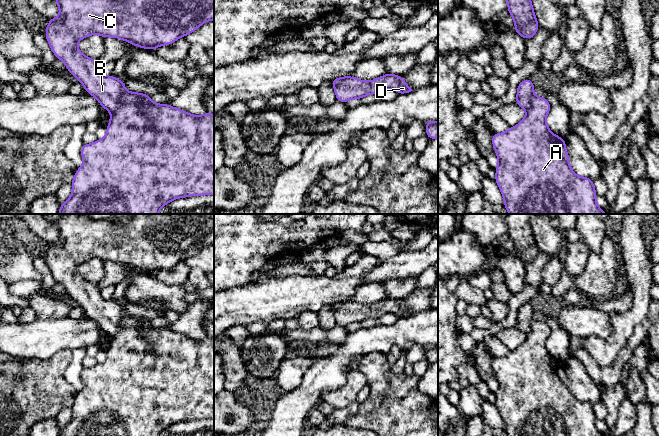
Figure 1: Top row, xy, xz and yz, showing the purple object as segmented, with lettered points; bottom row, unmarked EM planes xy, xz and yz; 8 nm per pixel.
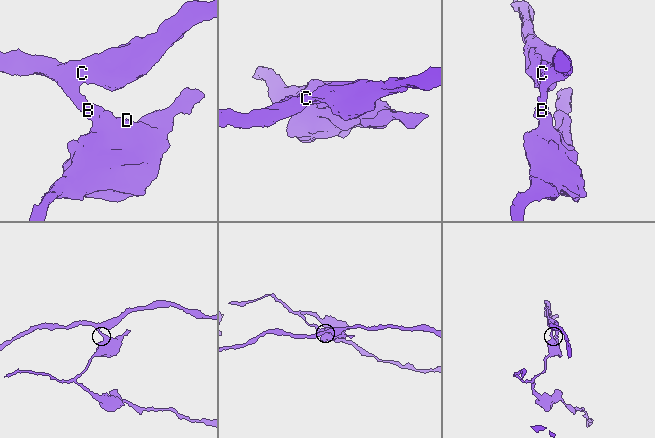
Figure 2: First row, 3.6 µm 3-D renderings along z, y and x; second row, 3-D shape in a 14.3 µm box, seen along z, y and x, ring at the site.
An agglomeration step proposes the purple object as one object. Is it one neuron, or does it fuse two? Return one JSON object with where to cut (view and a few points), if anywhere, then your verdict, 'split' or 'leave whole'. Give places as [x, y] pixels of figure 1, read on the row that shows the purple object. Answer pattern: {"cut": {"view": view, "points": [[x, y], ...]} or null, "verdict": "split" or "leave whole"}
{"cut": {"view": "xy", "points": [[129, 92], [119, 99], [119, 105], [111, 112]]}, "verdict": "split"}

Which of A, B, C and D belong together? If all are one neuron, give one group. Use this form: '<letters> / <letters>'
A D / B C

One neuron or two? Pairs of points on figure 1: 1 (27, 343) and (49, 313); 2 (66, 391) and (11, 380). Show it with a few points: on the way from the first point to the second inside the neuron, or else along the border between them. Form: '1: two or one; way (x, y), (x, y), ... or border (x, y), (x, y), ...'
1: two; border (66, 316), (60, 319), (36, 319)
2: one; way (52, 391), (25, 391)

